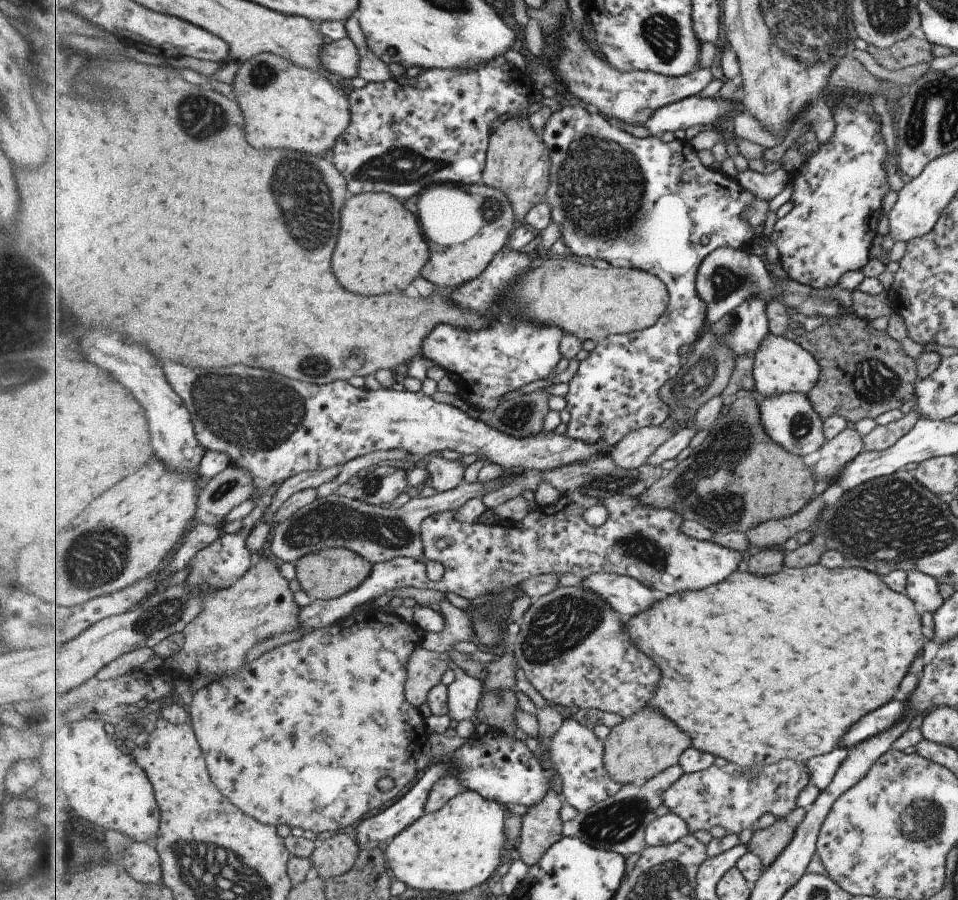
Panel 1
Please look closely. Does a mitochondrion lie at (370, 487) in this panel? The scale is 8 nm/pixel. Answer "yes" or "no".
yes

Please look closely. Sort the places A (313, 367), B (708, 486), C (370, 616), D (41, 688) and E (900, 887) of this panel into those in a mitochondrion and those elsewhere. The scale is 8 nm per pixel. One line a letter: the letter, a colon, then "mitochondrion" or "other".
A: mitochondrion
B: mitochondrion
C: other
D: other
E: other

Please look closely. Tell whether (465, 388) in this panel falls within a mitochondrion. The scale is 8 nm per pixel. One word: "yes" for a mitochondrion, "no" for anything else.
no

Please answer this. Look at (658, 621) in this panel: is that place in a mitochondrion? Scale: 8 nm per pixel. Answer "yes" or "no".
no

